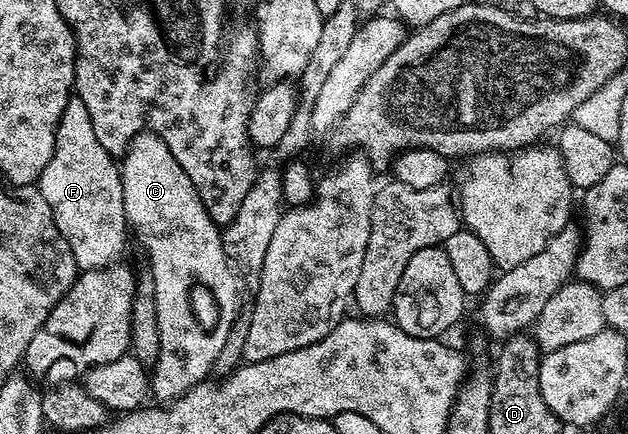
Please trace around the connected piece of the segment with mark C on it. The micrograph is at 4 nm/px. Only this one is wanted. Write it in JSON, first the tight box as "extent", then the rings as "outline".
{"extent":[119,132,241,404],"outline":[[[148,132],[136,134],[120,159],[119,169],[125,220],[145,245],[149,253],[147,262],[155,278],[161,352],[151,372],[151,394],[158,403],[168,404],[184,398],[194,386],[202,385],[209,373],[214,373],[219,352],[223,352],[223,344],[227,344],[227,332],[231,332],[231,324],[235,324],[235,316],[241,311],[241,294],[223,252],[222,231],[211,220],[195,184],[191,184],[187,172],[179,168],[179,160],[171,156],[171,148],[167,148],[163,139]]]}

